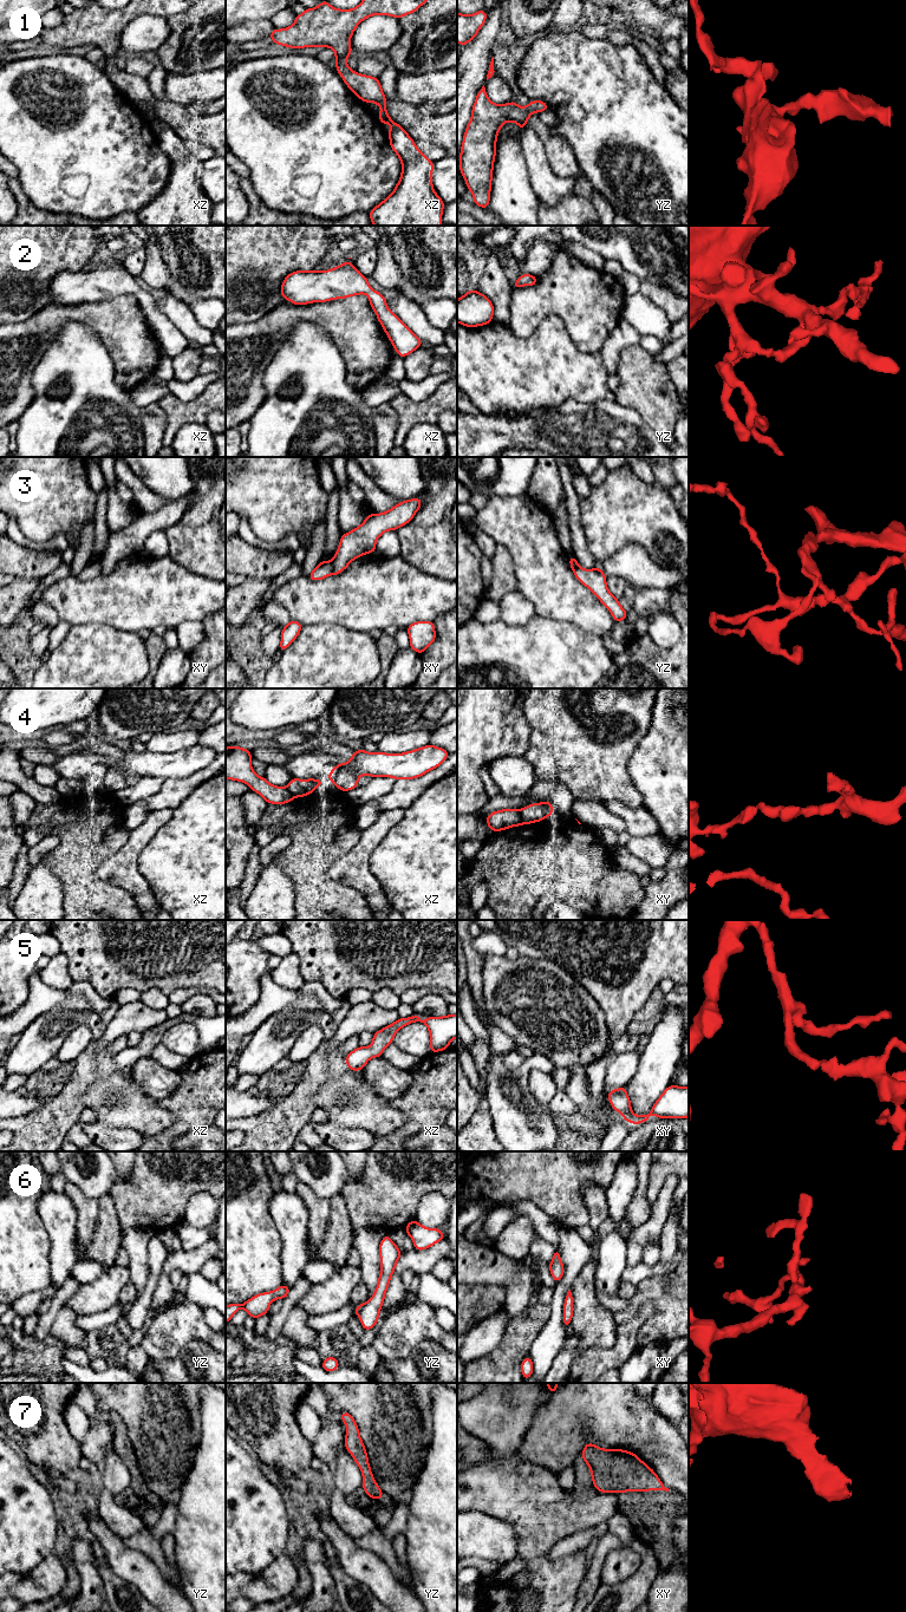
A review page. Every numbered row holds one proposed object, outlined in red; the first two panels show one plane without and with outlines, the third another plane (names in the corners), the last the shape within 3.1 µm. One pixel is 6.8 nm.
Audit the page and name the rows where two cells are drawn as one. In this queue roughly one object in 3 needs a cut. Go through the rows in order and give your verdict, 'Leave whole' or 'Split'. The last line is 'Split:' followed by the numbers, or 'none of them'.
1: Leave whole
2: Leave whole
3: Split
4: Split
5: Leave whole
6: Leave whole
7: Leave whole
Split: 3, 4

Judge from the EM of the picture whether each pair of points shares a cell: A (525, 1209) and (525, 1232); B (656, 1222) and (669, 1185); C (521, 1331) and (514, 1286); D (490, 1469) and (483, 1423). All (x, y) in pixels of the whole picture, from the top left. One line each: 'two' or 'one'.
A: two
B: one
C: two
D: one

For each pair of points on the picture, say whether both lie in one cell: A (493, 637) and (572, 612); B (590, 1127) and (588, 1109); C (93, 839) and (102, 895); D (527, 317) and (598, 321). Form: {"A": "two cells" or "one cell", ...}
{"A": "two cells", "B": "two cells", "C": "one cell", "D": "one cell"}

